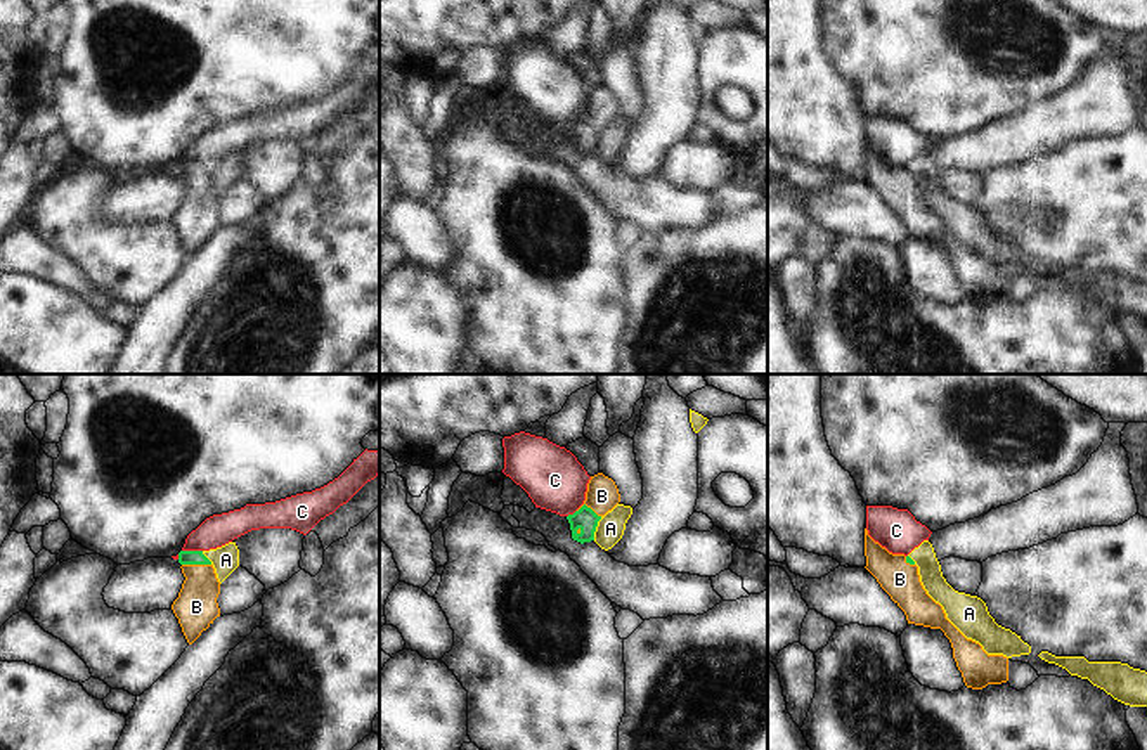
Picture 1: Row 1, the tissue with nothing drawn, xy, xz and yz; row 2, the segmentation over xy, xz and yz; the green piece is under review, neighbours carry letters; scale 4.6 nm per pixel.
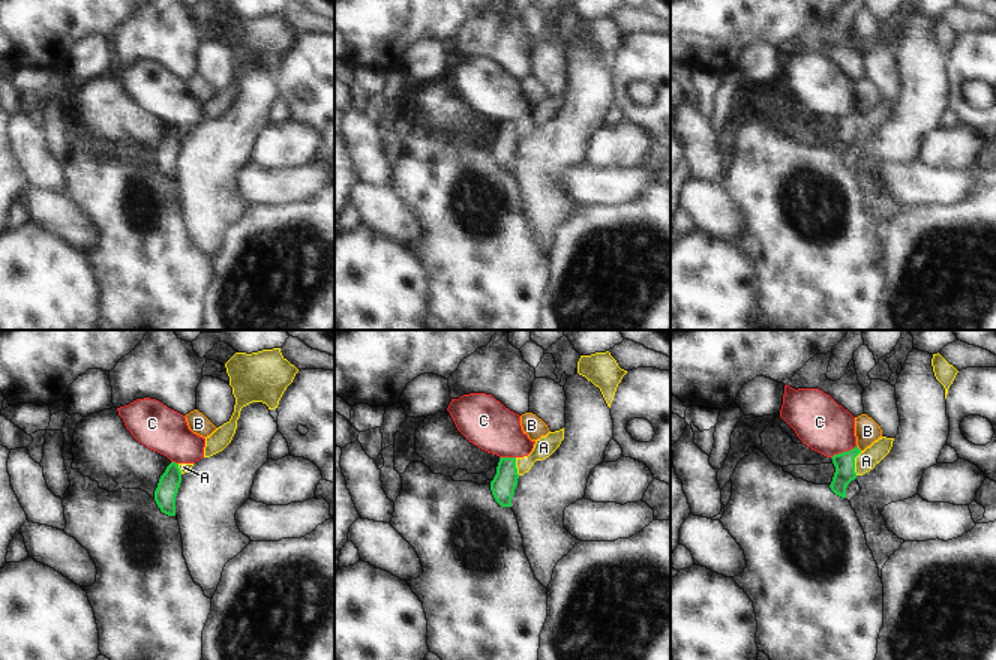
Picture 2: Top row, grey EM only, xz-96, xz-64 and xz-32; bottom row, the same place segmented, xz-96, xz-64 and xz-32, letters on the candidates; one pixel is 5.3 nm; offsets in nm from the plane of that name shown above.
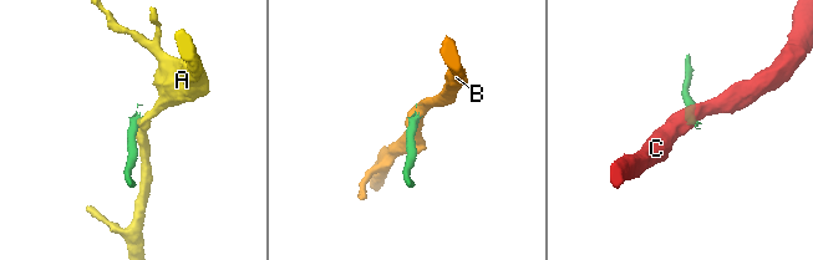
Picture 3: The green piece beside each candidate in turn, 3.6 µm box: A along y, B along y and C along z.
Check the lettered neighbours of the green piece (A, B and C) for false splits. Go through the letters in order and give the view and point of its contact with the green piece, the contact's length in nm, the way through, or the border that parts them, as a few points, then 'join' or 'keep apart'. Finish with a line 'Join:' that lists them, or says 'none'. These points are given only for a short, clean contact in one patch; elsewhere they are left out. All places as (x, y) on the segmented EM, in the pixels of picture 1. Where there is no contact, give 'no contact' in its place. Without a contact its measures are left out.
A: contact xz (595, 529); length 120 nm; border xz (602, 517), (593, 539); keep apart
B: contact xy (196, 563); length 140 nm; way xy (184, 556), (196, 563), (196, 607); join
C: contact xy (193, 551); length 100 nm; border xy (182, 549), (201, 551); keep apart
Join: B

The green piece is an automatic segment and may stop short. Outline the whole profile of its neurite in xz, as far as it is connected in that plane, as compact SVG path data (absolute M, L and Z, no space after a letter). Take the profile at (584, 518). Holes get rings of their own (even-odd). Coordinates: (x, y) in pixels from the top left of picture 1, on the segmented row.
M603 473L591 476L584 504L567 516L572 539L580 544L594 540L598 521L619 502L620 494L612 478Z

